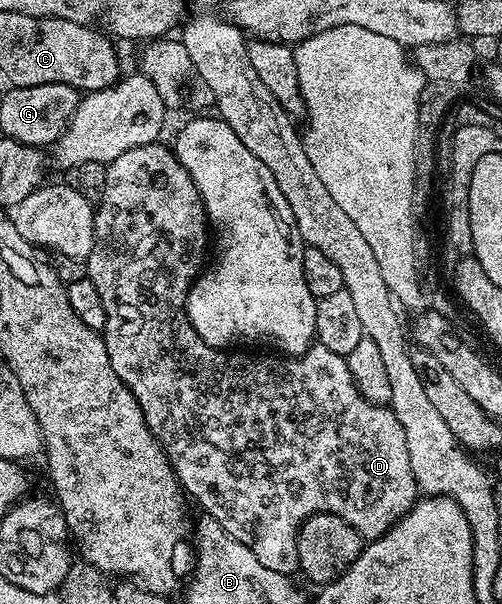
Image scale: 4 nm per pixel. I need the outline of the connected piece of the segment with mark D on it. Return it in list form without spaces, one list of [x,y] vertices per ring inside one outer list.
[[[161,141],[152,144],[144,144],[140,148],[128,148],[128,152],[116,156],[116,160],[112,160],[106,166],[106,187],[102,193],[102,197],[96,203],[94,211],[94,247],[92,252],[84,259],[86,264],[86,273],[92,280],[92,284],[96,284],[96,292],[100,292],[100,300],[104,300],[104,312],[106,313],[106,328],[104,337],[106,339],[106,347],[108,348],[108,360],[112,360],[112,372],[116,372],[116,376],[120,376],[120,380],[132,392],[132,396],[136,396],[138,406],[142,409],[142,415],[154,439],[162,445],[162,449],[166,451],[166,459],[170,462],[170,467],[174,470],[174,475],[178,478],[178,485],[182,487],[187,495],[190,494],[203,507],[205,513],[212,515],[220,524],[220,528],[224,528],[224,532],[228,532],[236,540],[240,540],[240,544],[252,548],[252,552],[256,552],[256,560],[260,560],[260,564],[264,564],[264,568],[272,568],[272,572],[280,572],[281,574],[293,575],[298,570],[298,529],[313,516],[313,514],[335,514],[340,516],[340,520],[344,520],[352,528],[356,528],[356,532],[361,534],[363,539],[373,540],[379,538],[384,532],[388,532],[397,524],[402,517],[414,507],[414,503],[419,501],[420,491],[416,480],[412,476],[412,464],[408,464],[408,444],[404,440],[404,428],[400,428],[400,420],[396,420],[394,411],[389,405],[379,404],[377,402],[369,402],[368,399],[359,392],[356,384],[352,380],[352,372],[348,372],[348,364],[343,355],[336,352],[328,352],[328,348],[312,344],[303,354],[297,356],[274,356],[278,358],[269,358],[266,354],[234,354],[238,352],[227,352],[222,348],[215,348],[208,345],[204,340],[200,340],[200,336],[192,328],[192,324],[186,319],[186,311],[182,309],[186,304],[186,297],[190,291],[190,286],[197,279],[200,271],[203,269],[202,253],[205,252],[206,246],[208,250],[208,223],[206,220],[206,205],[202,203],[200,192],[196,188],[196,184],[192,180],[192,176],[188,176],[188,172],[180,164],[180,160],[174,155],[173,149],[169,145],[162,146]]]

